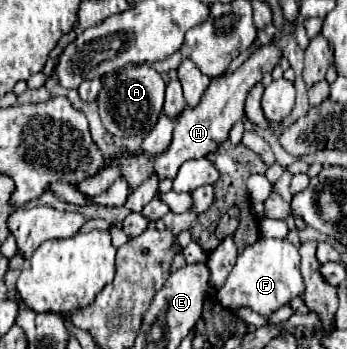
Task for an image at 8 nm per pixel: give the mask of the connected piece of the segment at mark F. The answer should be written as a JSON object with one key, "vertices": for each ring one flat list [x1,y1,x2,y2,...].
{"vertices":[[260,238,256,244,248,246,240,256,236,266,232,268,226,284,216,290,216,298,226,308,248,306,254,312,268,316,280,306,288,304,296,296,304,292,304,282,300,274,300,254,298,248,290,240,276,238]]}

